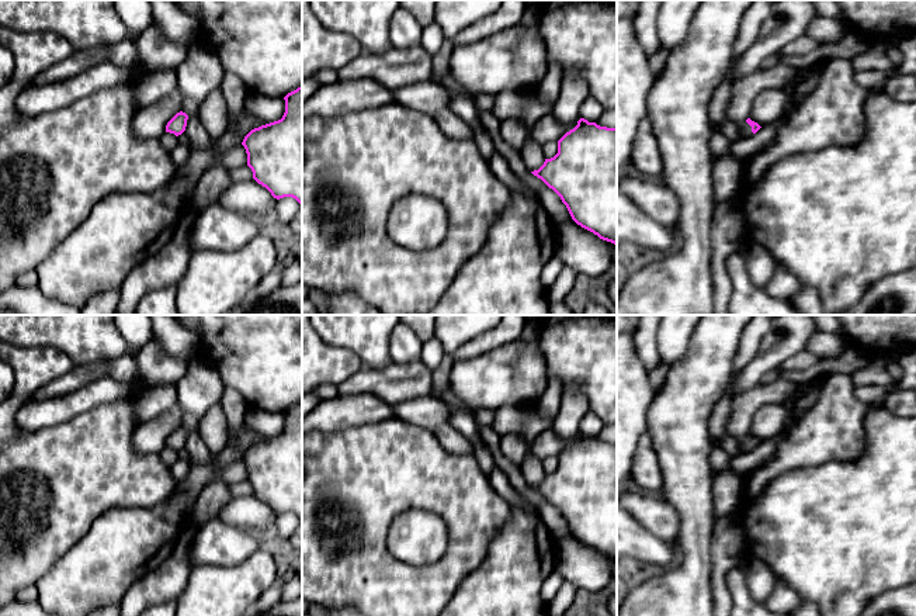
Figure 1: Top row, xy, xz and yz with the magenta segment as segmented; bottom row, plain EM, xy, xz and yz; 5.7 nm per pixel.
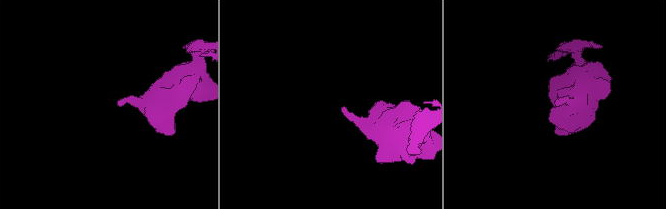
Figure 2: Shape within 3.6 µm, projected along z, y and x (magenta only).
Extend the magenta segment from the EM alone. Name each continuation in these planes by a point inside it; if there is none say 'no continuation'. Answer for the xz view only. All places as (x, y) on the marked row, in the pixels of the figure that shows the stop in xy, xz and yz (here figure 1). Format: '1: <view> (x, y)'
no continuation

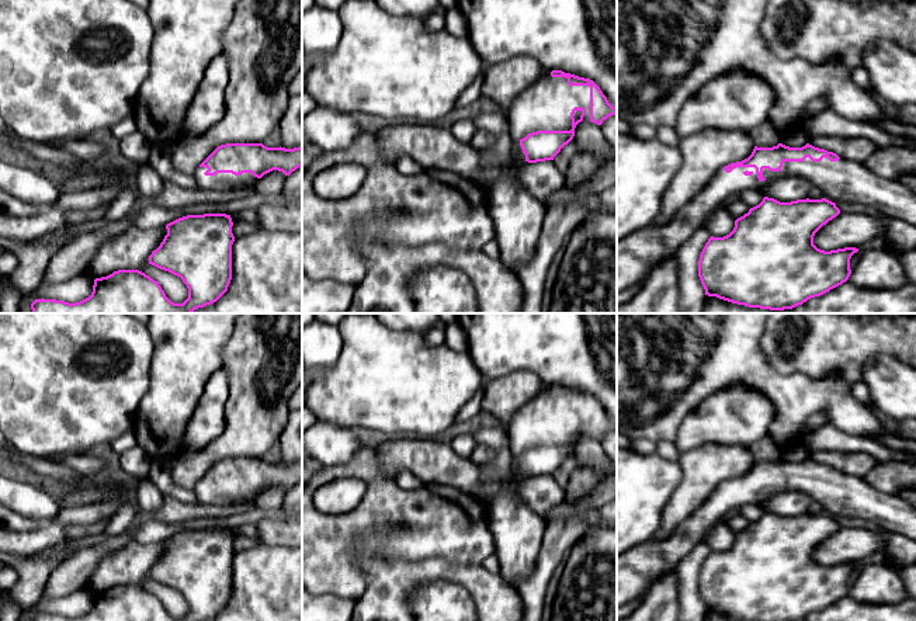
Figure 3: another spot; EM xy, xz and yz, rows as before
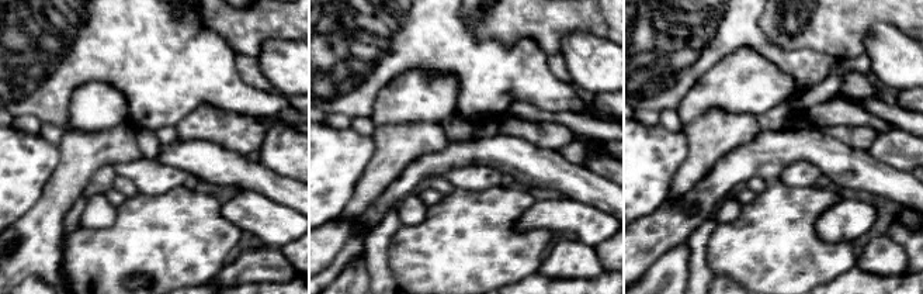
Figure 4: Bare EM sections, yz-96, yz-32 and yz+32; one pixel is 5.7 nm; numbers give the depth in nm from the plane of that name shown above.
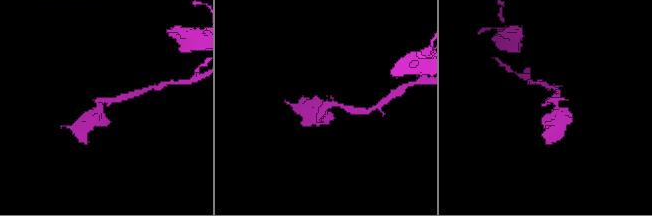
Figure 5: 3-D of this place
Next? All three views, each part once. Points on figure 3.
1: yz (843, 180)

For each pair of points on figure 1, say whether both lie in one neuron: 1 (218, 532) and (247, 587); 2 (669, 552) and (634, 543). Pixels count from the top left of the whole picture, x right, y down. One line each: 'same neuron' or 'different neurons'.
1: different neurons
2: same neuron

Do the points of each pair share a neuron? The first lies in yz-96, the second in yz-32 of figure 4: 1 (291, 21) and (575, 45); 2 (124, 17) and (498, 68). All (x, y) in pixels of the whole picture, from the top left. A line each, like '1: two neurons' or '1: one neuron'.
1: two neurons
2: one neuron

